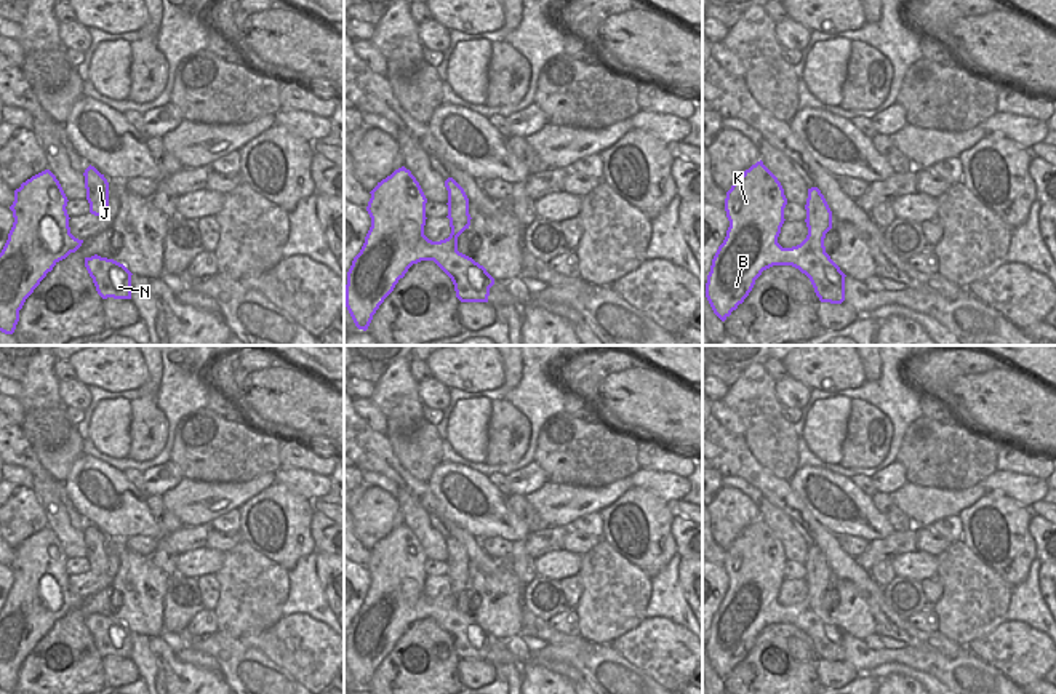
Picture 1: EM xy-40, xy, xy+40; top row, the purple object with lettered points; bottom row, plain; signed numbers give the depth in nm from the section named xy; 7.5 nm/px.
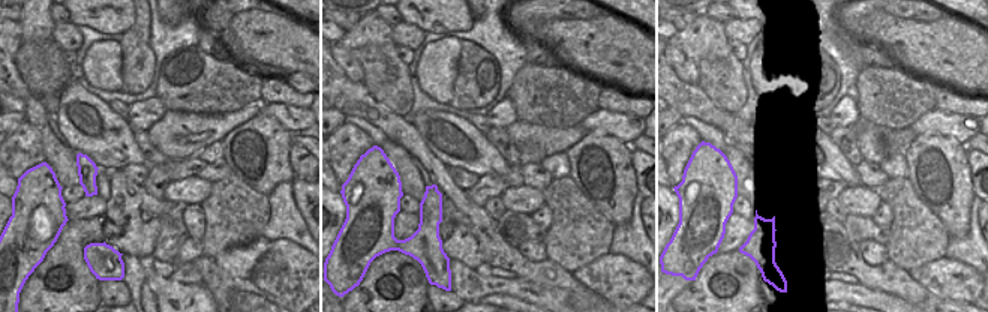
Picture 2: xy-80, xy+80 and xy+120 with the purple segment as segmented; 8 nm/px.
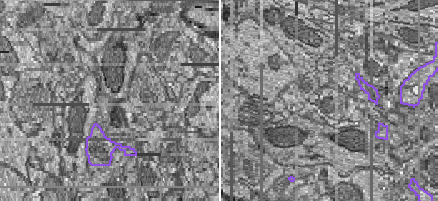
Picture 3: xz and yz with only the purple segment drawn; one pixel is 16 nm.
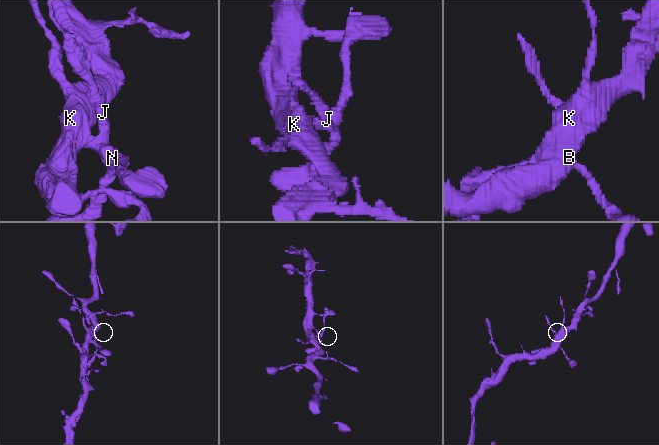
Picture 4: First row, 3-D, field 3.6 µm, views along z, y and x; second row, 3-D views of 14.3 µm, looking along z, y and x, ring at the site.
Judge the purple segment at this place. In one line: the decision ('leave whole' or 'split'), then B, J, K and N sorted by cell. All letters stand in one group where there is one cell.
leave whole; groups B J K N

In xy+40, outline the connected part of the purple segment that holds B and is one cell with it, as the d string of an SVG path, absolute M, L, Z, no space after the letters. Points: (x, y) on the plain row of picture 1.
M757 520L731 544L725 556L730 579L706 641L714 672L725 680L752 649L755 638L773 624L792 624L805 632L821 660L845 659L845 632L826 611L832 569L818 545L808 547L806 596L792 606L778 601L787 556L778 536Z

